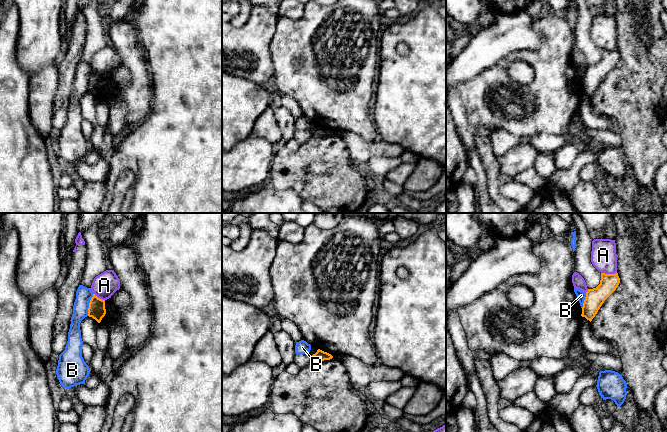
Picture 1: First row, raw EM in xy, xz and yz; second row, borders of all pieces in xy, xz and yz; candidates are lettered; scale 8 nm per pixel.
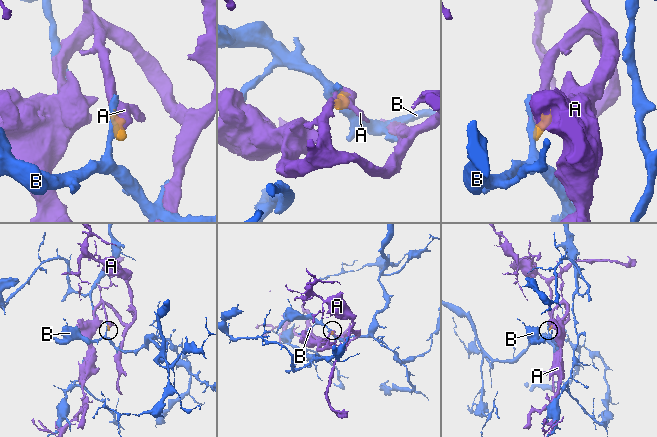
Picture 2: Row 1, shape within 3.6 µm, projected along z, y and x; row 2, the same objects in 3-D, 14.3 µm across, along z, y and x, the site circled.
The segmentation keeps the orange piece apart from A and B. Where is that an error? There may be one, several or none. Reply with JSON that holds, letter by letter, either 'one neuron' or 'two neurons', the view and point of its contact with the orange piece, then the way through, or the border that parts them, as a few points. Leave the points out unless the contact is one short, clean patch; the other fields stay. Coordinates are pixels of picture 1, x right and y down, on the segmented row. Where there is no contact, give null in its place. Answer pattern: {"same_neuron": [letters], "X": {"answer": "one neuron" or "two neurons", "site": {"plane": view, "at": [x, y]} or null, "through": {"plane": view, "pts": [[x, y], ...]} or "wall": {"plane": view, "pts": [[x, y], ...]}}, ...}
{"same_neuron": [], "A": {"answer": "two neurons", "site": {"plane": "yz", "at": [608, 274]}, "wall": {"plane": "yz", "pts": [[616, 271], [614, 273], [601, 273]]}}, "B": {"answer": "two neurons", "site": {"plane": "xy", "at": [89, 305]}, "wall": {"plane": "xy", "pts": [[93, 294], [87, 315]]}}}

